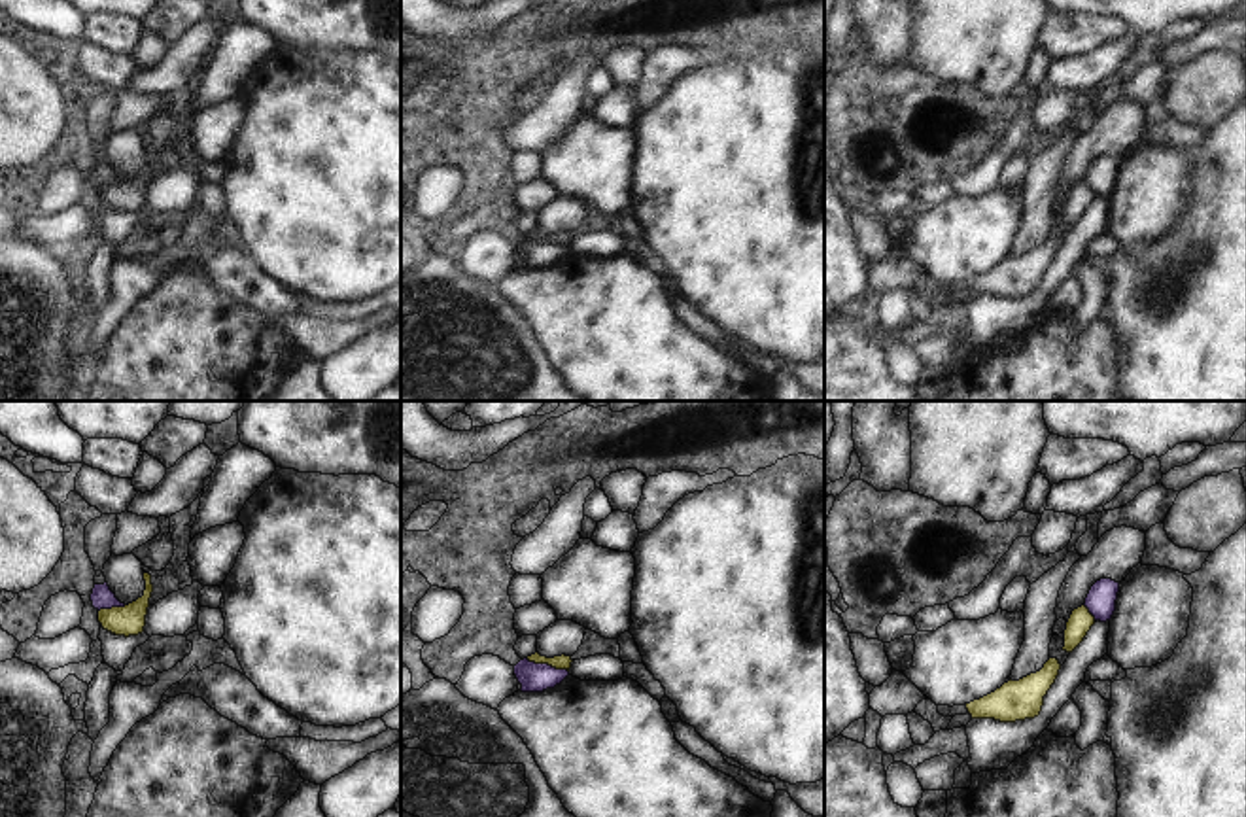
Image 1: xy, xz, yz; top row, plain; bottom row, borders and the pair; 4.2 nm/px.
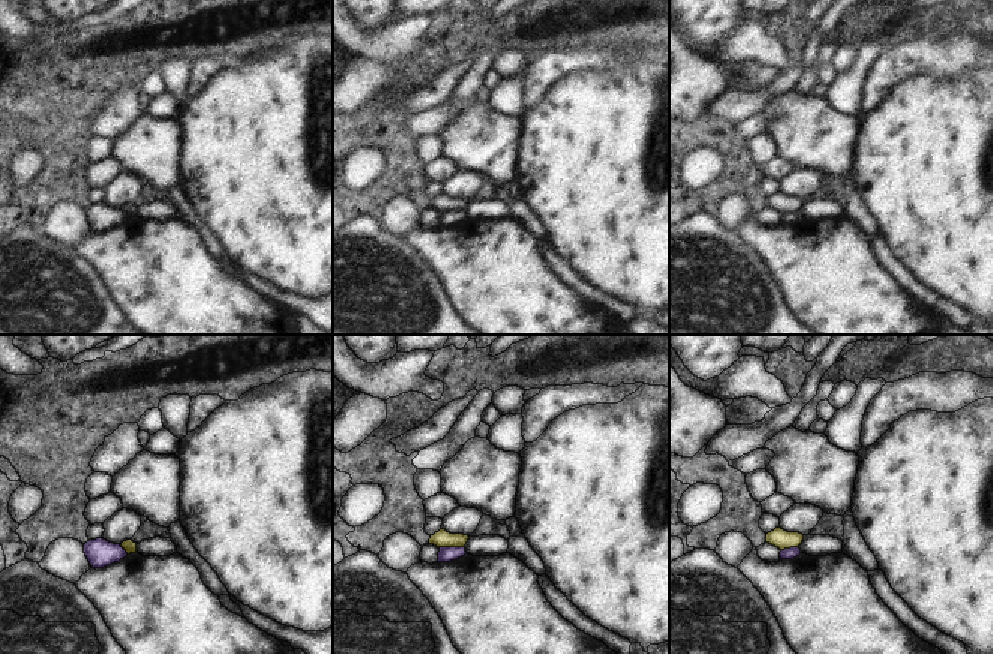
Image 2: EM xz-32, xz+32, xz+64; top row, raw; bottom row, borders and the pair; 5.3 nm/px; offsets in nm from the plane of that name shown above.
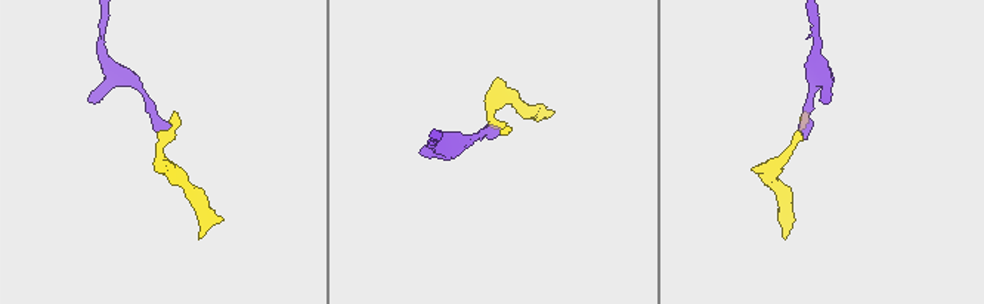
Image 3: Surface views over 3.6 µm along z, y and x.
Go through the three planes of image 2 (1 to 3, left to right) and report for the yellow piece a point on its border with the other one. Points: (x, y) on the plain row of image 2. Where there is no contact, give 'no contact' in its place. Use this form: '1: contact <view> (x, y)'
1: contact xz-32 (123, 213)
2: contact xz+32 (450, 212)
3: contact xz+64 (791, 212)

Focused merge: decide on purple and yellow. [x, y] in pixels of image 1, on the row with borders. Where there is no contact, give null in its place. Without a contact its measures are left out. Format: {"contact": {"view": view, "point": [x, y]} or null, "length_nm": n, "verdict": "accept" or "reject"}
{"contact": {"view": "xz", "point": [547, 664]}, "length_nm": 190, "verdict": "reject"}

